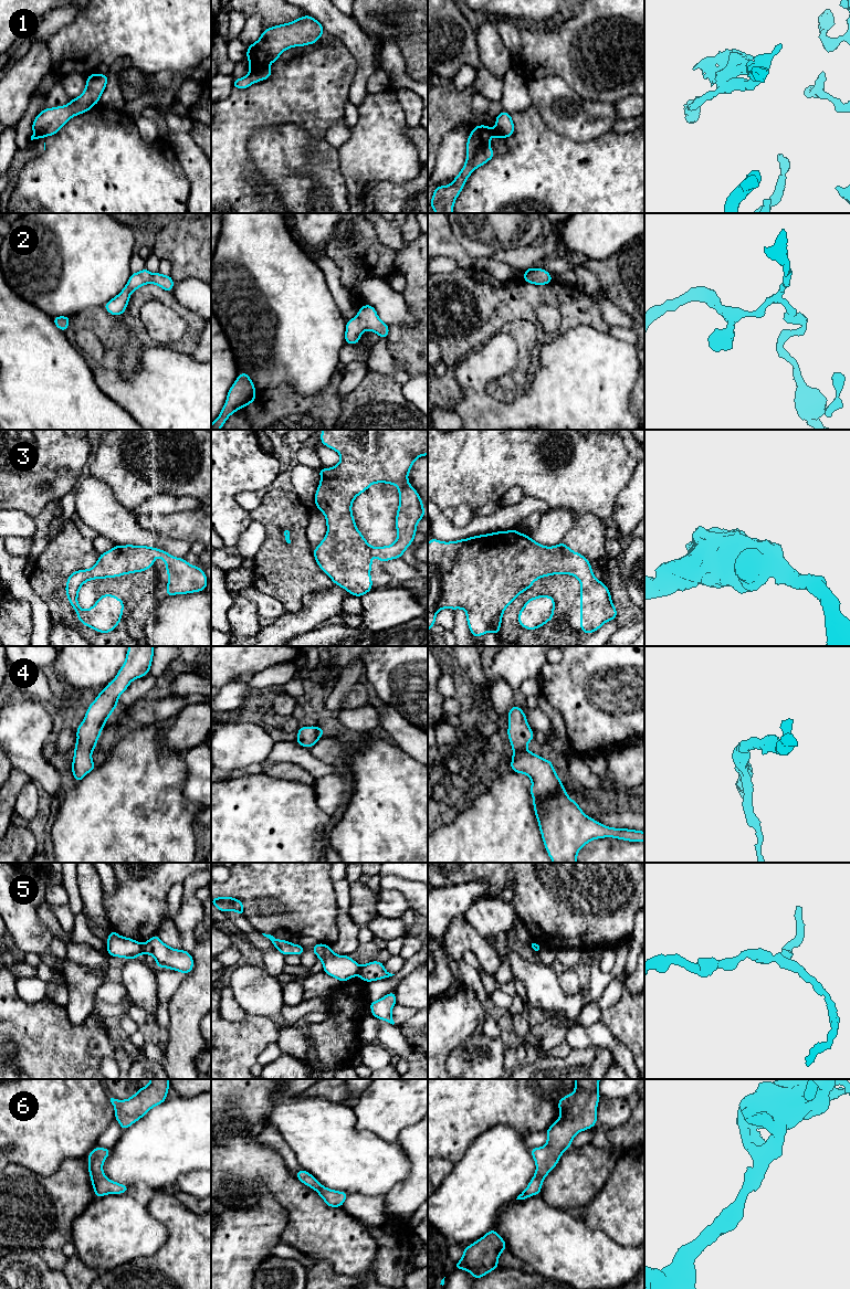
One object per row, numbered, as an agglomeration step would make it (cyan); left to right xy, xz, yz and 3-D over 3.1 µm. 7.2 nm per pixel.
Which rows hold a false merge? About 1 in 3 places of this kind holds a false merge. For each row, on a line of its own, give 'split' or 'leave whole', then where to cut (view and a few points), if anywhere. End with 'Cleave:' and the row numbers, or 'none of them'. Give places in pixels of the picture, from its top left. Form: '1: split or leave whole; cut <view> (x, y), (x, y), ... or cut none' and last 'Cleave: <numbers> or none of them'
1: split; cut xz (268, 66), (250, 73)
2: leave whole; cut none
3: leave whole; cut none
4: leave whole; cut none
5: split; cut xy (143, 944), (140, 952)
6: leave whole; cut none
Cleave: 1, 5

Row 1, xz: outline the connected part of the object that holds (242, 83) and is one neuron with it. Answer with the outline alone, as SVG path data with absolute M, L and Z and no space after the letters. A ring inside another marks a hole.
M265 67L261 71L249 73L246 76L241 78L234 78L233 88L244 89L250 85L258 83L263 80L267 80L272 75L272 71Z

